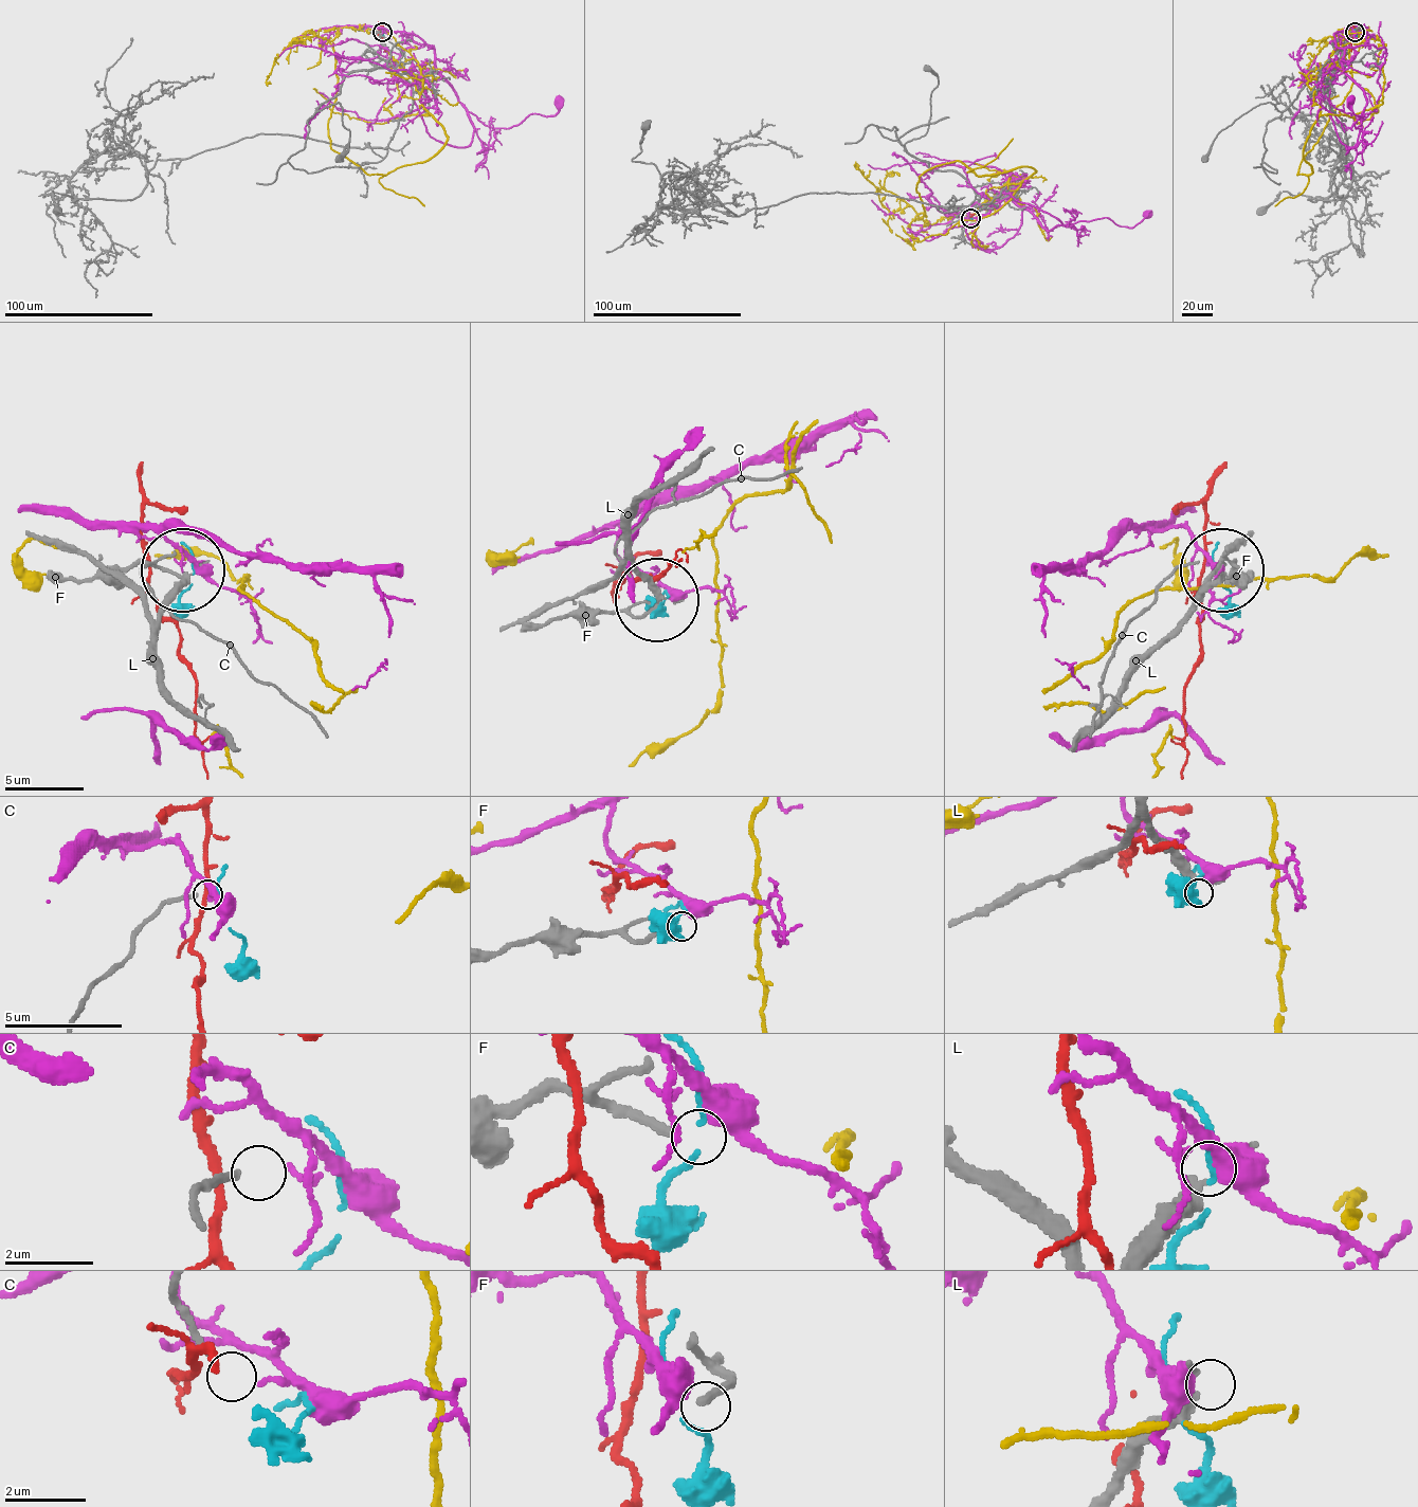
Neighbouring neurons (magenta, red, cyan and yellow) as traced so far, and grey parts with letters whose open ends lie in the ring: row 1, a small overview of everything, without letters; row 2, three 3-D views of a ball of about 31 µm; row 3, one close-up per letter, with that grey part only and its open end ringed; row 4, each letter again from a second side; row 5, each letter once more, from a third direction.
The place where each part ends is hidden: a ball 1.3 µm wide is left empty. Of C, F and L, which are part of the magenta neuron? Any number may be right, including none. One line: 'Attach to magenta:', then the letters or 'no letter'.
Attach to magenta: no letter

